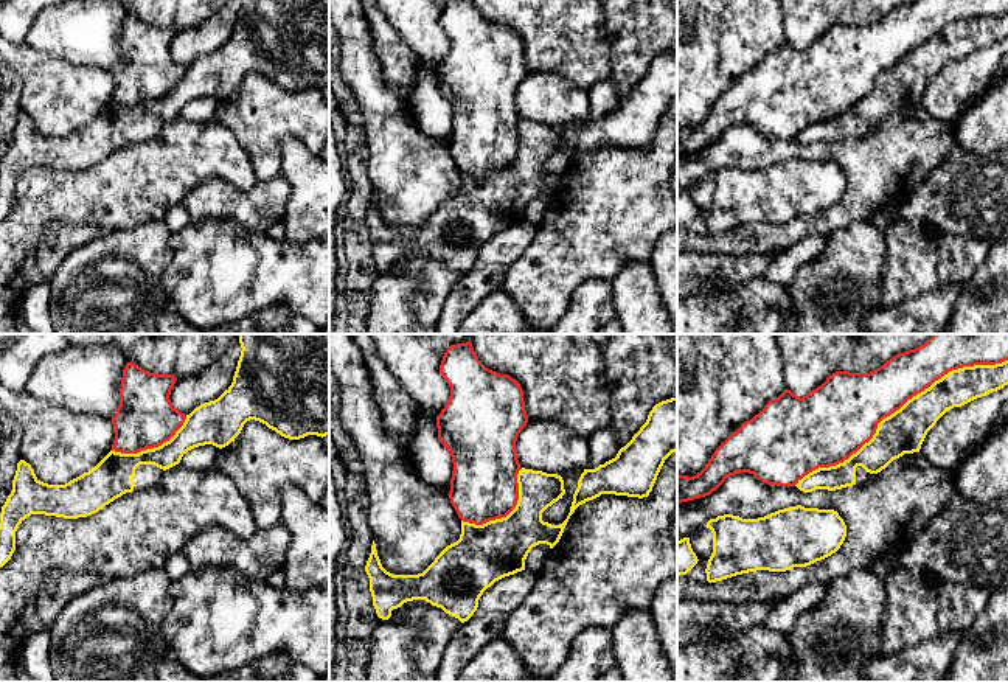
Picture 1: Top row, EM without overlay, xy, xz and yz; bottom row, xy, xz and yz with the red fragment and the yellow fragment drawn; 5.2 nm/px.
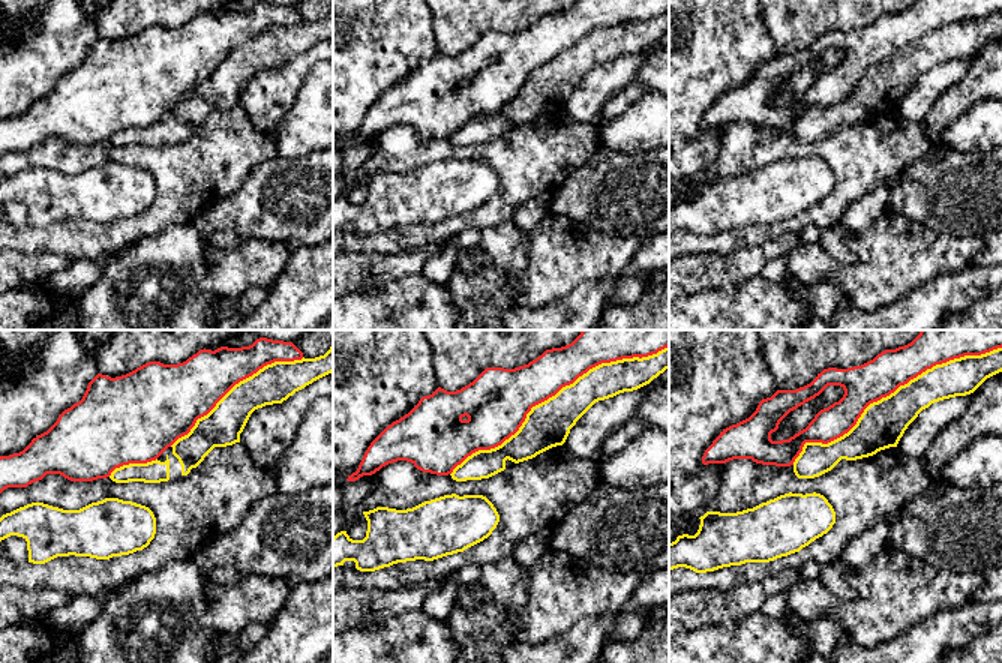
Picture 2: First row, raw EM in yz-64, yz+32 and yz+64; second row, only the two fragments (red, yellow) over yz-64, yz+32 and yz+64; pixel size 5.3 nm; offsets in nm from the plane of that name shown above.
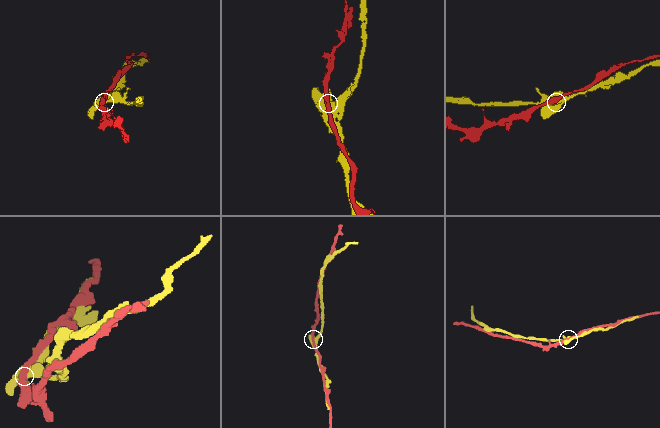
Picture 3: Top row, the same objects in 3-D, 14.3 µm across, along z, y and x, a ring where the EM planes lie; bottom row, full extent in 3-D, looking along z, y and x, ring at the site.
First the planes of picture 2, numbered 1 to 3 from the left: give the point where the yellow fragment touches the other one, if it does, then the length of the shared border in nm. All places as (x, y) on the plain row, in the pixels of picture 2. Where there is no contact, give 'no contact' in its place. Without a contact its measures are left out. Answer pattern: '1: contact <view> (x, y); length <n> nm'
1: contact yz-64 (234, 48); length 850 nm
2: contact yz+32 (554, 59); length 1350 nm
3: contact yz+64 (890, 57); length 1300 nm

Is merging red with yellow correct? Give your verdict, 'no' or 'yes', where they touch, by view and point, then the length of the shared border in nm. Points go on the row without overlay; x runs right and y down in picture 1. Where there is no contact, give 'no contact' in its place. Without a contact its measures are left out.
no | yz (896, 61) | 1250 nm

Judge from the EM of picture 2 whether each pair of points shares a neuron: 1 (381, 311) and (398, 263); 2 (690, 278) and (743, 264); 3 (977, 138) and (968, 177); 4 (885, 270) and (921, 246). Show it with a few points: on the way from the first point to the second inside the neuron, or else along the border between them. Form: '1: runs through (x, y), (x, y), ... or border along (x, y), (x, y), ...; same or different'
1: border along (420, 273), (405, 276), (392, 285), (356, 293); different
2: runs through (704, 270), (729, 270); same
3: border along (942, 143), (966, 152), (986, 152); different
4: runs through (894, 261), (902, 254), (912, 254); same

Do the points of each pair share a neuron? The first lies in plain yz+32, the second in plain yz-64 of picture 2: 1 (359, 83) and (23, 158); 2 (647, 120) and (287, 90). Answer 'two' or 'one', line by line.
1: two
2: two

